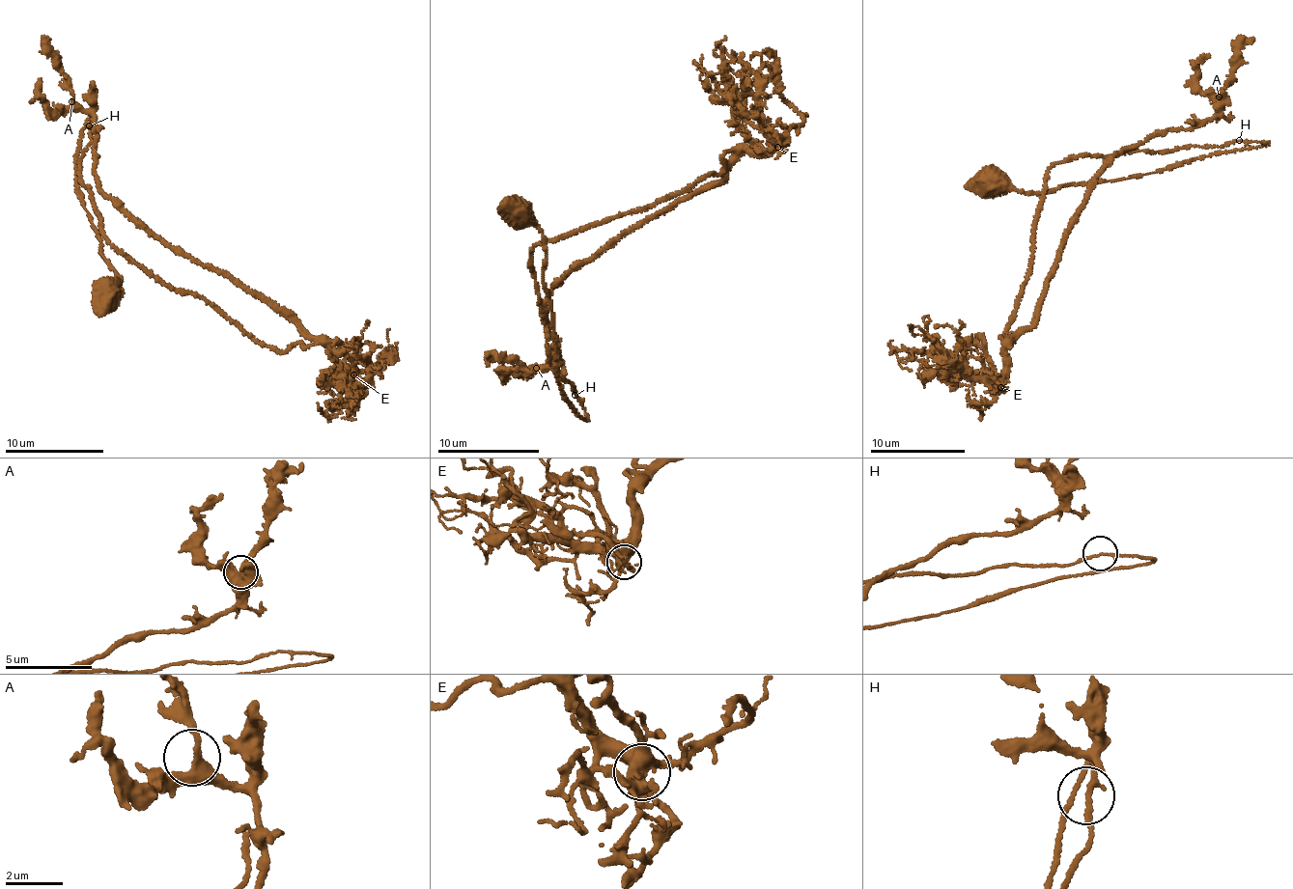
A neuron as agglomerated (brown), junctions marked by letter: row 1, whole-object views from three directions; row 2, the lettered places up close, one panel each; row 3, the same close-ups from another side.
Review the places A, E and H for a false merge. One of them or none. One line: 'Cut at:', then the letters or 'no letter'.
Cut at: no letter

